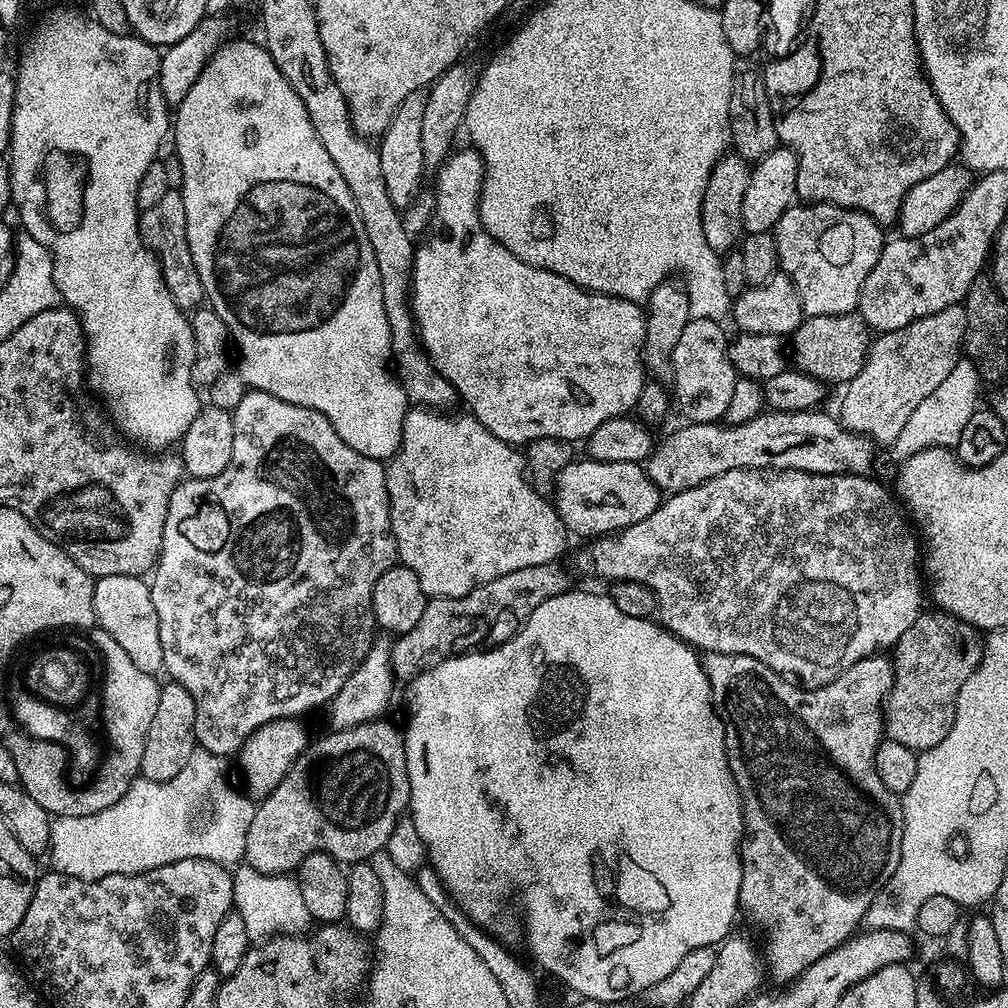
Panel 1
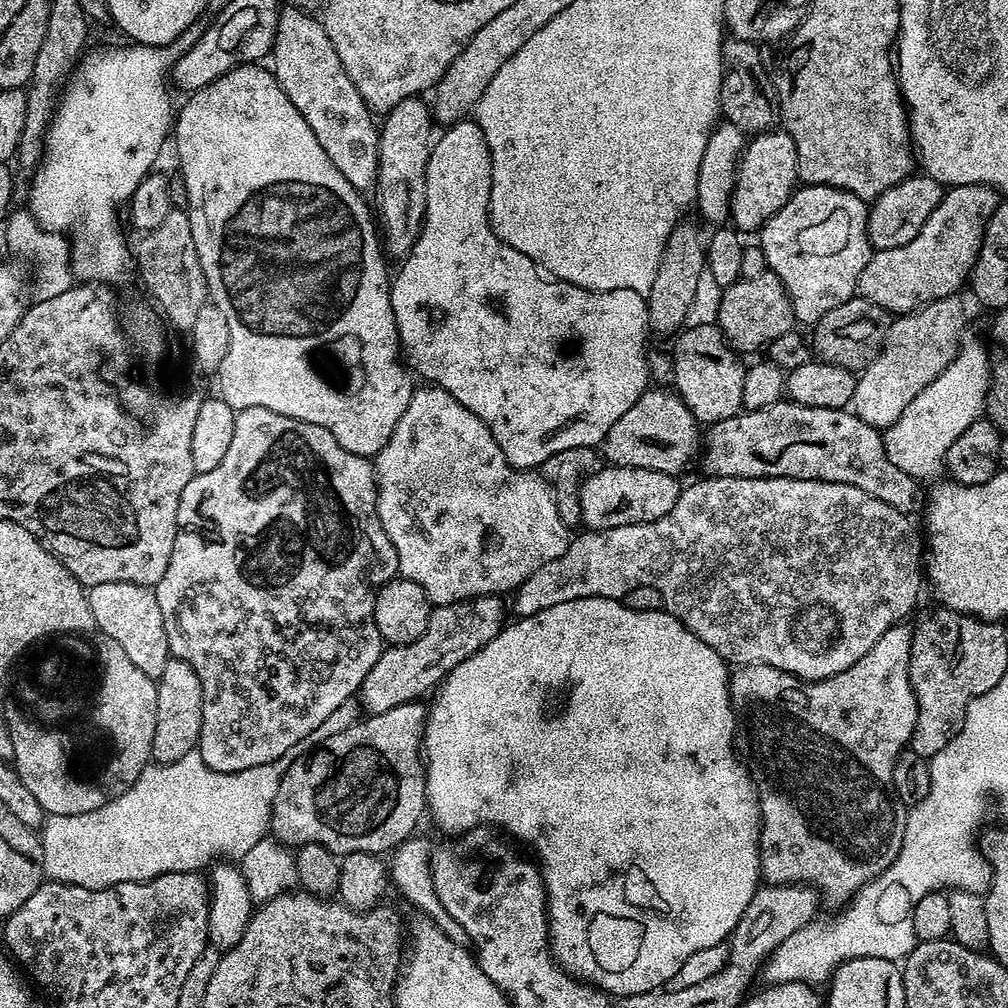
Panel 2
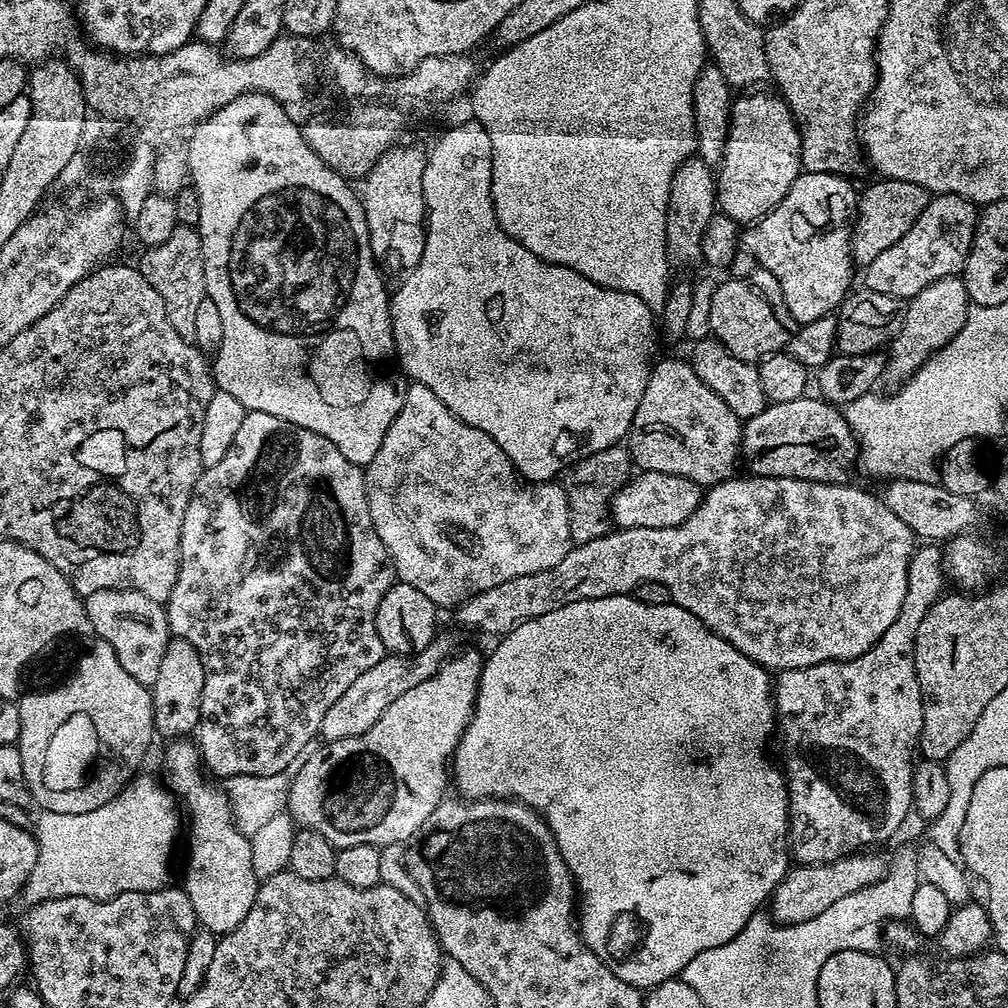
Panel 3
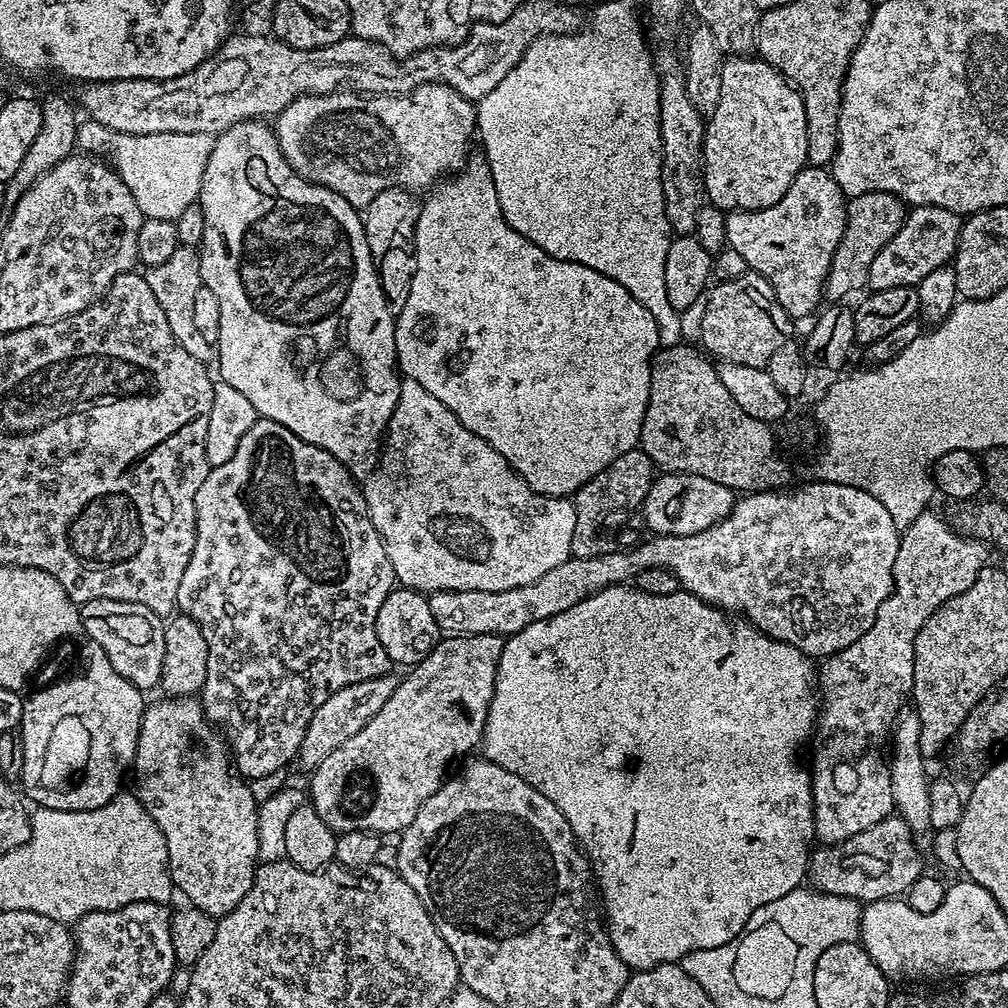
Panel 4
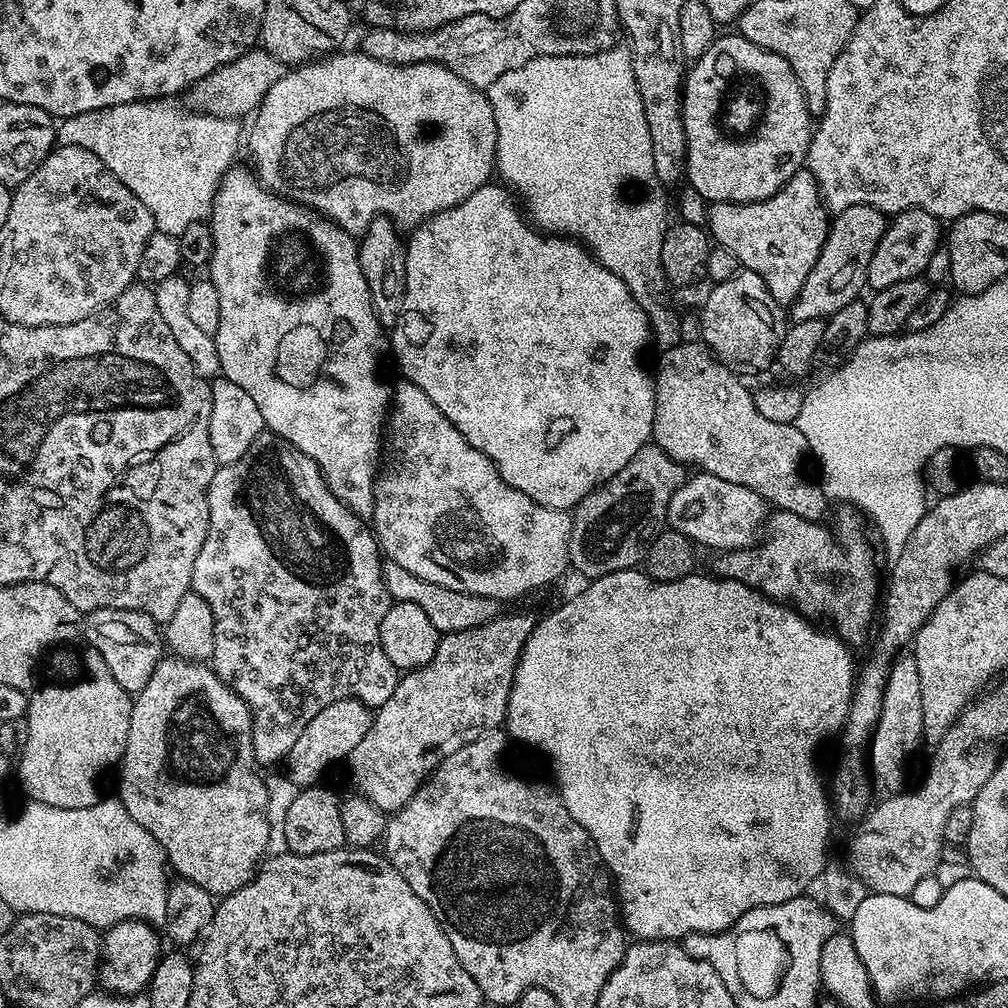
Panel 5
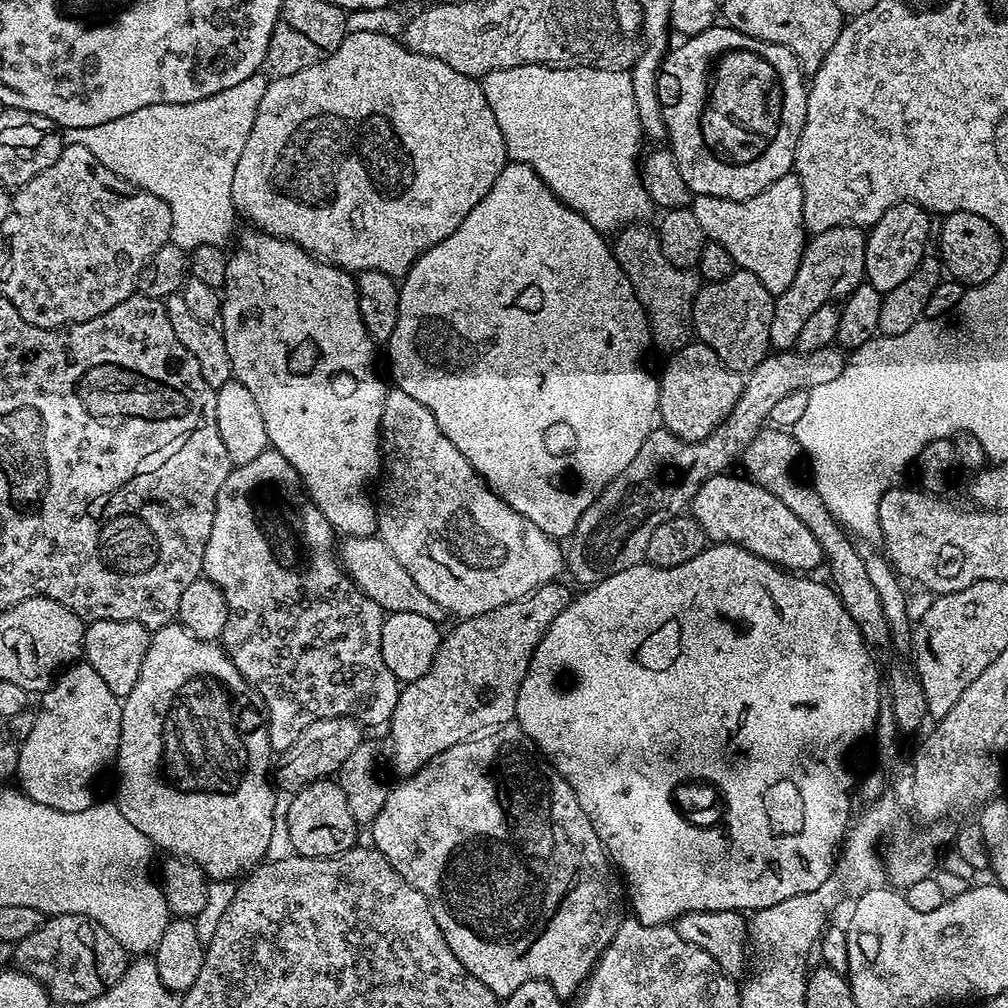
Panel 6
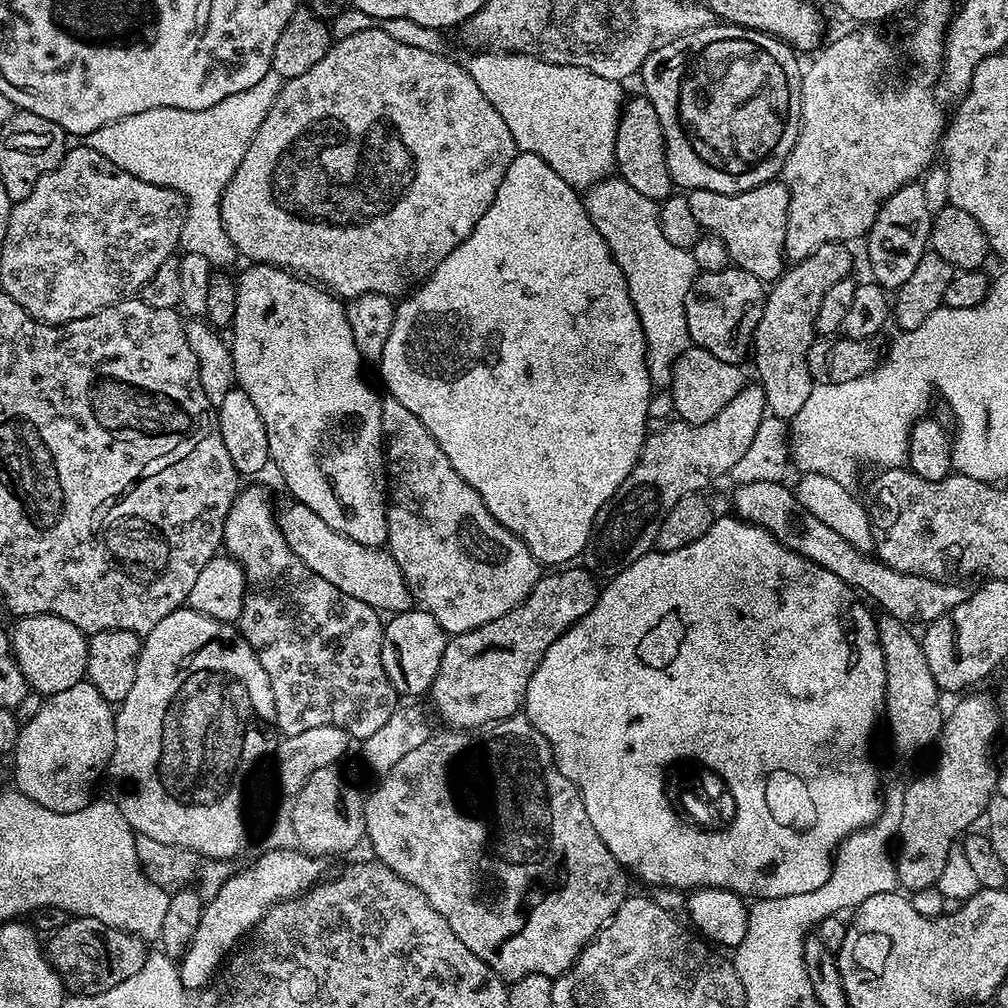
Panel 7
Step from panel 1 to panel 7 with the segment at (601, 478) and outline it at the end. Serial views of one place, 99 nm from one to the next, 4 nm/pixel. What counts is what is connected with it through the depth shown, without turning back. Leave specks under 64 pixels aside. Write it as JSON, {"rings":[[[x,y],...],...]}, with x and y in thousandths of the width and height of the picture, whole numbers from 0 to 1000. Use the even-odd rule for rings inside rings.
{"rings":[[[772,476],[730,480],[726,488],[729,511],[744,520],[751,520],[753,524],[759,524],[776,542],[780,542],[796,554],[807,556],[812,562],[815,562],[815,565],[831,569],[835,577],[839,577],[862,596],[867,595],[877,603],[875,605],[880,610],[904,617],[906,620],[924,619],[926,615],[953,599],[960,591],[961,584],[952,580],[955,578],[892,567],[874,558],[868,551],[853,548],[829,527],[819,522],[814,515],[808,514],[808,511],[796,502],[789,487],[780,481],[781,479]]]}

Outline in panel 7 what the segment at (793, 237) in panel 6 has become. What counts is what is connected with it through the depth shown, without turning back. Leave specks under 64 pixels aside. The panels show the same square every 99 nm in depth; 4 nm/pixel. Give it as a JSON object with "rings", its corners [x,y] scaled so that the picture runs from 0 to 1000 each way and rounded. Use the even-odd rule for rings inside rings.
{"rings":[[[777,178],[765,179],[762,183],[748,185],[748,188],[740,188],[732,192],[708,192],[708,188],[686,188],[682,191],[685,208],[688,216],[692,216],[698,230],[707,230],[720,240],[720,248],[724,248],[726,262],[731,266],[748,272],[748,276],[759,280],[769,280],[780,269],[780,255],[778,241],[780,240],[780,220],[782,219],[782,205],[784,192]]]}

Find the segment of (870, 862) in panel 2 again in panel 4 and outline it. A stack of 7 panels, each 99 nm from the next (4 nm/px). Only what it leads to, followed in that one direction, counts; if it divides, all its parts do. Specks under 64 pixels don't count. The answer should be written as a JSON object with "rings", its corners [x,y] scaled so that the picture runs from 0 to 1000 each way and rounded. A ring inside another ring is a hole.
{"rings":[[[919,506],[903,518],[903,522],[893,529],[891,554],[887,554],[887,581],[885,587],[871,601],[867,621],[851,633],[839,645],[831,645],[816,656],[812,663],[812,709],[808,719],[808,737],[806,742],[806,803],[808,804],[808,829],[814,838],[830,837],[832,833],[847,831],[855,823],[863,823],[871,815],[886,809],[885,777],[879,757],[879,739],[885,724],[895,709],[899,695],[905,689],[907,677],[907,637],[911,625],[919,621],[923,609],[927,609],[942,593],[962,585],[966,573],[975,563],[981,563],[981,541],[967,536],[965,532],[953,532],[939,515],[928,512],[925,506]]]}

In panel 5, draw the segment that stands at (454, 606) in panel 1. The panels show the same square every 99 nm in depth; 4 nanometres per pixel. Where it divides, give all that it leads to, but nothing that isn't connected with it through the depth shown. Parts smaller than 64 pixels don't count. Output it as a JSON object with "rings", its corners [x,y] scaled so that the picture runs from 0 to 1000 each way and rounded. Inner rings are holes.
{"rings":[[[358,694],[327,696],[327,700],[323,700],[323,704],[317,705],[315,708],[312,708],[312,712],[308,712],[304,724],[300,724],[300,728],[296,728],[296,736],[292,736],[292,740],[284,752],[284,759],[286,758],[284,769],[294,779],[313,779],[316,775],[313,773],[328,758],[333,758],[336,754],[337,757],[344,755],[351,740],[355,740],[355,736],[359,736],[359,732],[363,732],[369,719],[370,709],[370,703],[360,698]]]}

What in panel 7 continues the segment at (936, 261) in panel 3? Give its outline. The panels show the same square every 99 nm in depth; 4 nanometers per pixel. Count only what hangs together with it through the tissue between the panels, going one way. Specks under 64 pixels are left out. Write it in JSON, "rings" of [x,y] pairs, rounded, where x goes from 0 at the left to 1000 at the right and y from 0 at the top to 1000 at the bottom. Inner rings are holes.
{"rings":[[[913,181],[895,185],[871,208],[867,224],[861,229],[861,262],[865,265],[864,277],[878,288],[888,288],[903,276],[911,264],[911,256],[922,249],[925,233],[925,211],[919,208],[919,197]]]}

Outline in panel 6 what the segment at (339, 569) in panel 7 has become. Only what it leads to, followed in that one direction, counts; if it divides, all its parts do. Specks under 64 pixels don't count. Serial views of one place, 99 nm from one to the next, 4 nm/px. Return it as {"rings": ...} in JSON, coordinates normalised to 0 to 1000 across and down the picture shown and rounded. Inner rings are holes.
{"rings":[[[376,531],[341,532],[338,537],[335,540],[335,555],[341,566],[357,582],[357,587],[363,589],[363,593],[375,597],[375,601],[382,608],[419,609],[419,613],[434,617],[441,614],[440,604],[435,601],[435,597],[431,597],[431,593],[423,593],[423,588],[415,582],[415,577],[411,577],[411,573],[403,569],[395,554],[387,550],[387,542],[383,542],[383,538],[379,538]]]}

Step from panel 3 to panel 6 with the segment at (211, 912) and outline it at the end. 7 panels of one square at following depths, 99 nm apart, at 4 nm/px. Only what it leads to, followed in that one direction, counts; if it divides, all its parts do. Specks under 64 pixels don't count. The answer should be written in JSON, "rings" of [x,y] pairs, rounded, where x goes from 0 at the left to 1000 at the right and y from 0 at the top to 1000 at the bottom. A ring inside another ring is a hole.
{"rings":[[[175,617],[154,624],[147,636],[145,657],[141,657],[137,677],[133,677],[133,685],[129,685],[129,688],[122,691],[119,703],[121,724],[113,755],[115,770],[119,775],[115,778],[113,797],[121,804],[121,808],[125,808],[126,813],[133,815],[133,819],[137,819],[137,823],[141,823],[141,827],[145,827],[145,831],[151,834],[156,842],[164,841],[164,846],[179,849],[183,853],[191,853],[210,875],[230,872],[233,874],[259,856],[266,848],[270,812],[276,801],[275,787],[268,777],[268,759],[271,757],[272,747],[266,738],[266,705],[260,688],[256,688],[256,685],[252,685],[252,681],[248,681],[244,673],[240,673],[236,661],[232,661],[229,653],[222,648],[221,642],[209,635],[197,635]]]}

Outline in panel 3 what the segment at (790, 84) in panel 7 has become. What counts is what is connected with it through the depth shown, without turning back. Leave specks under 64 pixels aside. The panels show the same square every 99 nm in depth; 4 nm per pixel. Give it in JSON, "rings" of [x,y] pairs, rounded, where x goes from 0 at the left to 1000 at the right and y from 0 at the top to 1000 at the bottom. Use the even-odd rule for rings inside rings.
{"rings":[[[746,89],[741,93],[734,93],[726,101],[726,124],[720,137],[718,155],[712,164],[708,175],[710,184],[710,201],[713,209],[728,216],[731,222],[741,224],[748,222],[764,212],[776,196],[788,185],[788,177],[795,173],[794,166],[794,129],[790,116],[786,114],[782,103],[773,94],[765,95],[758,89]]]}

